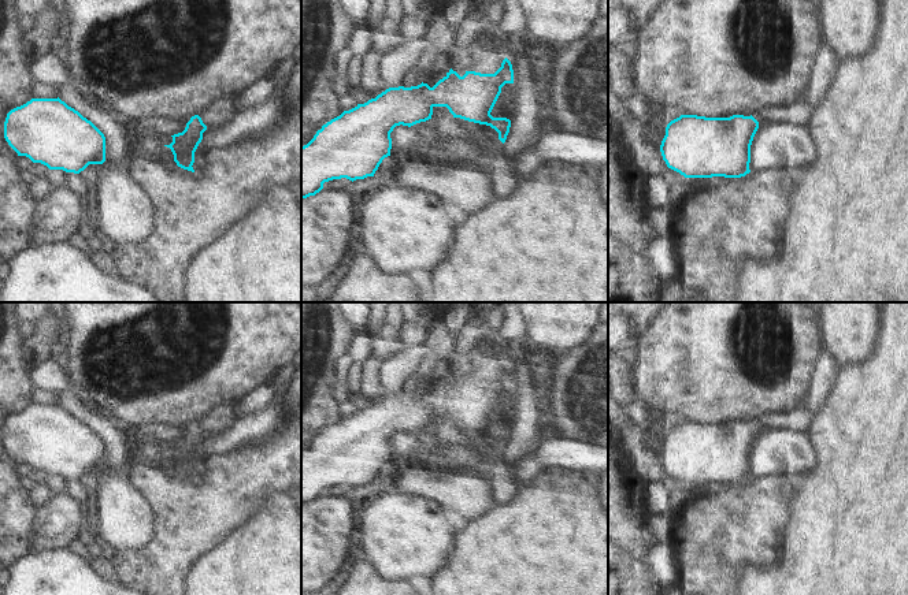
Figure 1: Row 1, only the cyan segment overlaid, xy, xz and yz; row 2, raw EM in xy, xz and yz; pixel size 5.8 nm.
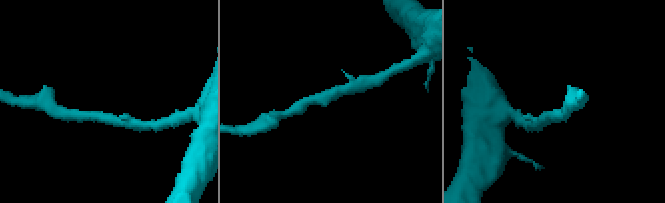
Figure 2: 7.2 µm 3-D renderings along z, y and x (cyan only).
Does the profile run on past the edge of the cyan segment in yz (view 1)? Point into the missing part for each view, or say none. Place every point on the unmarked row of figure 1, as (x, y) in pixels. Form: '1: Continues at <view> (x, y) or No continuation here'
1: Continues at yz (799, 420).

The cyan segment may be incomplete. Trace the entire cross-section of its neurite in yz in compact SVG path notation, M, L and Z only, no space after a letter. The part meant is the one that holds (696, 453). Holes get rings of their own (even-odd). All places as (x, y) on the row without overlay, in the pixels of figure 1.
M804 405L751 423L681 421L667 431L660 458L667 473L685 484L741 484L751 479L751 451L760 428L808 432L812 421Z

